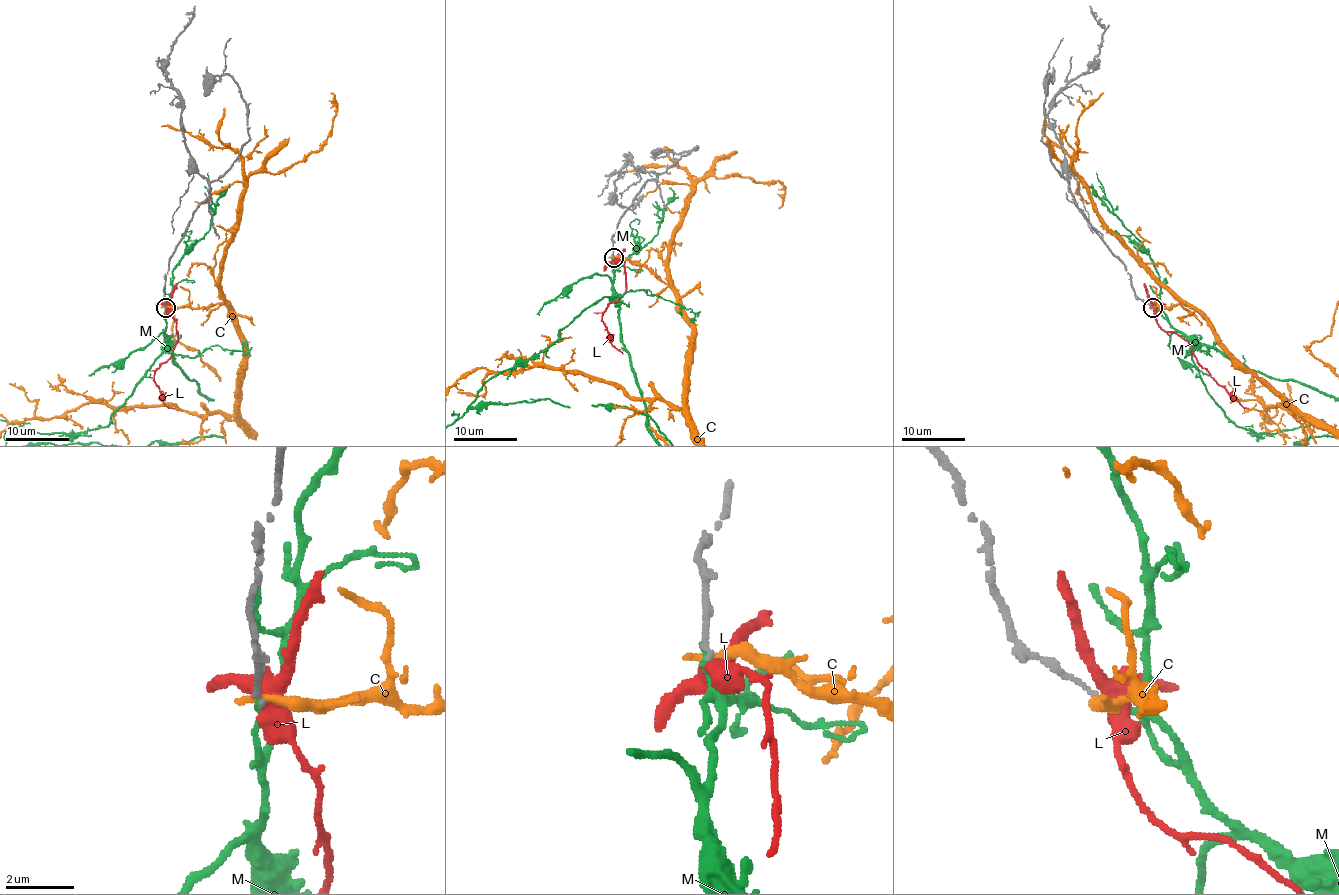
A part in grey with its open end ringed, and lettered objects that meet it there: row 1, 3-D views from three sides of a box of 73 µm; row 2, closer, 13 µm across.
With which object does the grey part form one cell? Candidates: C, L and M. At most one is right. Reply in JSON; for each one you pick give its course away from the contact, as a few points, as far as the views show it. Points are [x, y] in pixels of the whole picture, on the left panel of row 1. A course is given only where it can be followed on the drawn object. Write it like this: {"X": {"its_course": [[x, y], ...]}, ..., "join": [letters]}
{"join": ["M"]}

